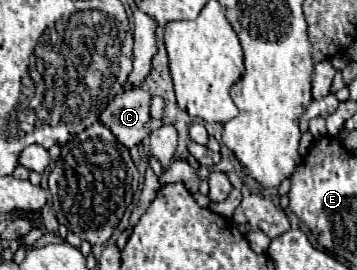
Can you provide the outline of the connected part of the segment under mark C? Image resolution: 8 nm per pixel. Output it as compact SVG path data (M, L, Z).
M128 89L108 103L100 115L100 123L130 149L150 135L150 101L152 97L146 89Z

